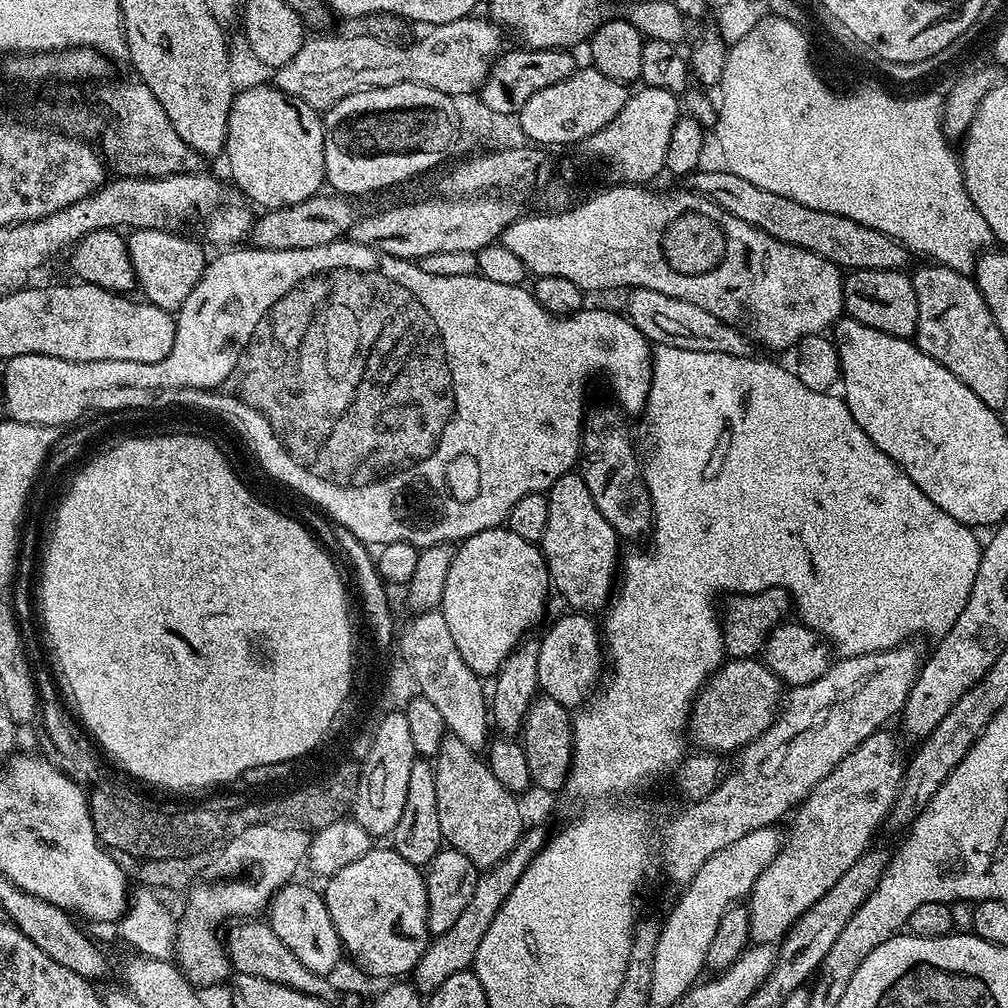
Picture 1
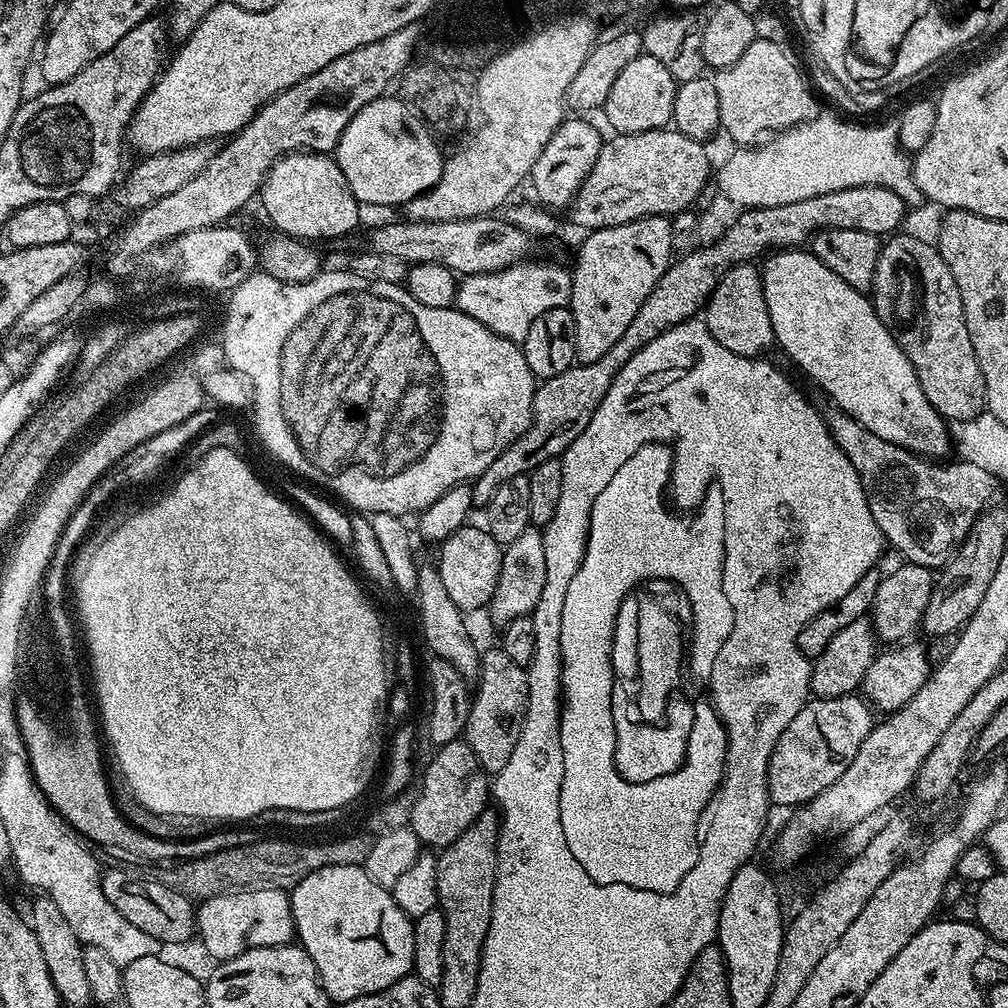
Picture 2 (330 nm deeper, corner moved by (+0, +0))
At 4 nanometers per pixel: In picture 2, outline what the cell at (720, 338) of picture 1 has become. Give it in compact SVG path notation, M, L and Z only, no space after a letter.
M839 410L827 413L826 423L842 454L850 458L850 466L858 470L858 478L868 495L870 514L874 514L874 522L878 522L885 541L891 547L893 544L907 563L943 569L980 513L993 503L998 480L961 458L956 460L957 464L944 464L948 462L937 462L894 446L894 442L870 434L866 426Z

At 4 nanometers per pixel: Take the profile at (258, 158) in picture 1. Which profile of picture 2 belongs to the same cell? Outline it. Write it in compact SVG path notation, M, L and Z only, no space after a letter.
M290 152L268 171L264 186L258 193L259 203L264 203L264 212L277 233L294 236L297 240L336 240L352 232L360 224L362 205L354 198L338 162L323 152Z

